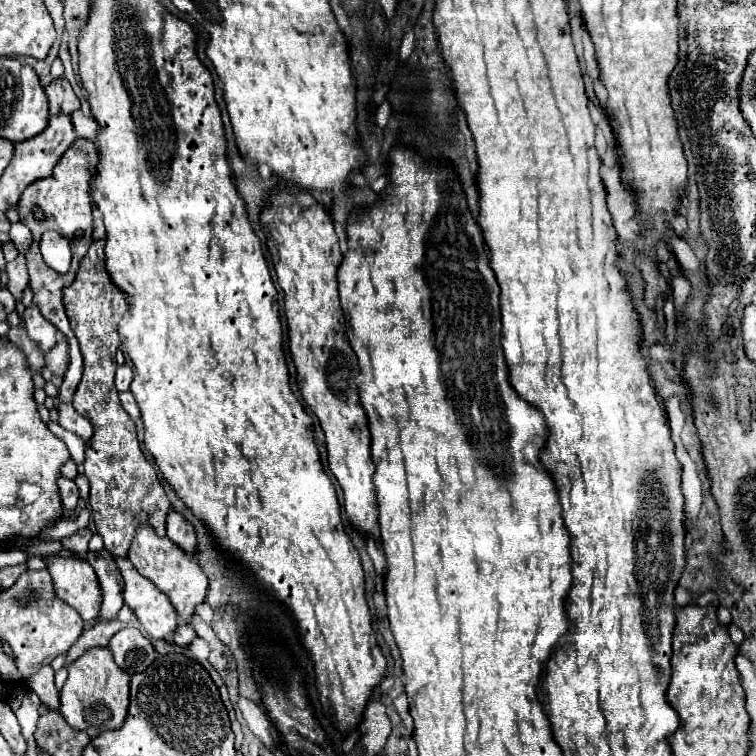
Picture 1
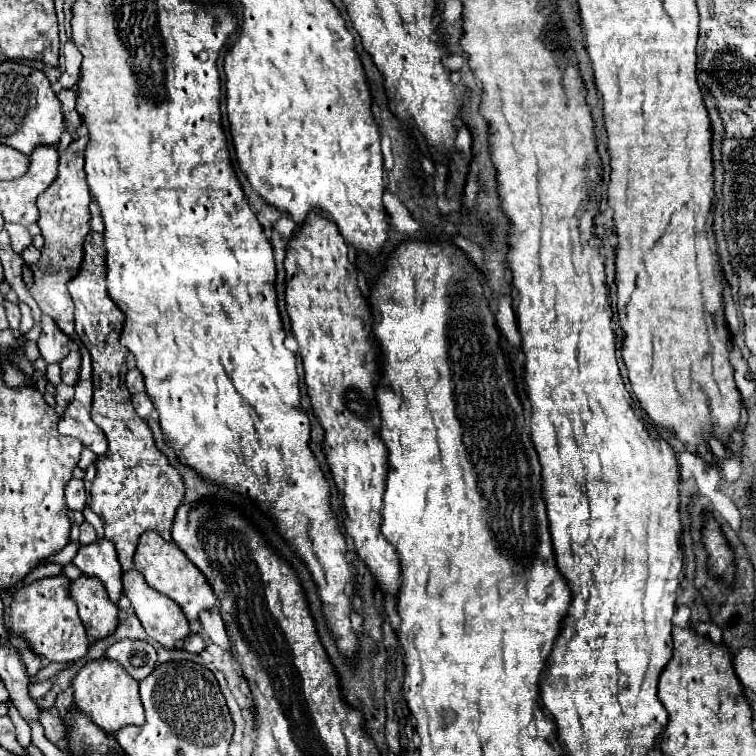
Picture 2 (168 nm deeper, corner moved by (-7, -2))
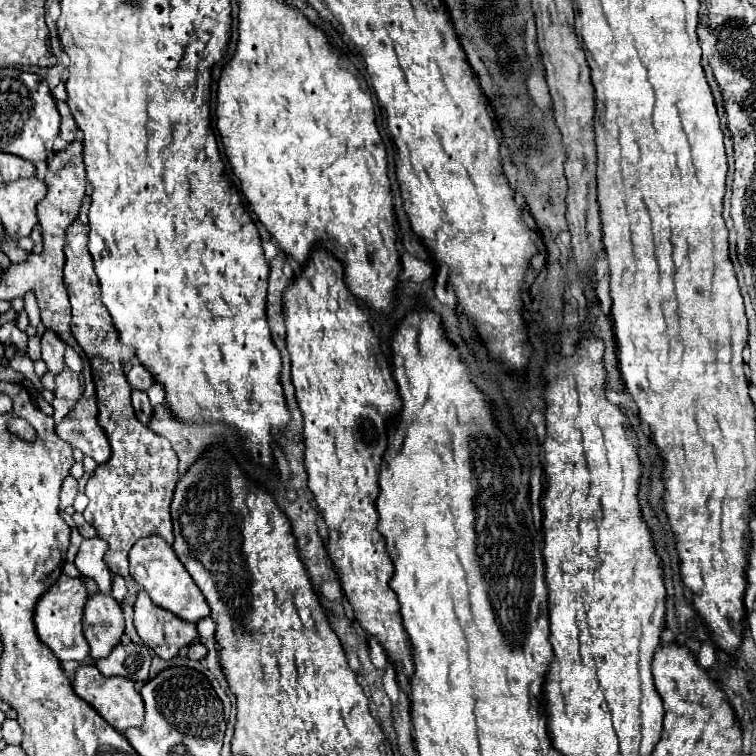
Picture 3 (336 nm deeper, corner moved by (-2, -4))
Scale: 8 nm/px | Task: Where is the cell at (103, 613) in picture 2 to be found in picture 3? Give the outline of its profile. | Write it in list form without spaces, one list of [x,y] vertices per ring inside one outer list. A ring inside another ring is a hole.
[[[94,594],[84,610],[84,636],[90,644],[90,658],[106,658],[124,634],[122,606],[108,594]]]

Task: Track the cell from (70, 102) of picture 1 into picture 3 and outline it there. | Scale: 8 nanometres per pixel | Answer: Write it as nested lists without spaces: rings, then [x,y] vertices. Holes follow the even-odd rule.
[[[56,102],[56,106],[58,106],[58,112],[60,112],[60,116],[62,116],[62,124],[60,124],[60,138],[62,138],[64,142],[74,142],[76,132],[78,132],[78,126],[76,126],[72,114],[70,114],[70,108],[68,108],[66,102]]]

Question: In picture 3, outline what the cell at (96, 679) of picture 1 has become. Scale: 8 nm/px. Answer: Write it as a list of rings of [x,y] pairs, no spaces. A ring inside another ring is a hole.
[[[82,664],[76,670],[74,676],[74,692],[86,700],[90,706],[94,706],[98,710],[98,714],[102,714],[102,718],[118,732],[124,732],[132,726],[142,726],[144,722],[144,702],[140,698],[140,694],[134,690],[134,682],[130,682],[128,678],[106,678],[102,674],[98,674],[98,668],[94,664]]]

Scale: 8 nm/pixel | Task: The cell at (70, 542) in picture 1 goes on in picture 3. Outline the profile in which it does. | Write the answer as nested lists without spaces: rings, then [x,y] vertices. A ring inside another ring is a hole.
[[[76,512],[72,518],[74,518],[76,528],[80,530],[80,534],[82,534],[84,538],[94,538],[94,536],[96,536],[96,530],[94,530],[94,528],[92,528],[92,526],[90,526],[90,524],[88,524],[88,522],[78,514],[78,512]]]

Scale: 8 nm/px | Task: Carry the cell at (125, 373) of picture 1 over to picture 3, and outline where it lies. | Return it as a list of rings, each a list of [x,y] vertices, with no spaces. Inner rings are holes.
[[[134,360],[132,370],[128,372],[128,382],[130,382],[130,386],[134,386],[138,390],[148,390],[154,384],[154,378],[144,366],[140,366],[138,360]]]

